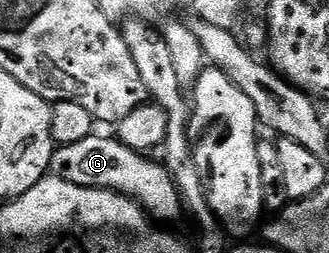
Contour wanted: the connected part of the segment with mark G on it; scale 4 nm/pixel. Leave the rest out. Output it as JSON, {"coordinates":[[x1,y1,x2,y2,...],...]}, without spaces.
{"coordinates":[[93,134,82,138,82,142,59,145,52,154,51,175,74,186,107,188,110,192,120,192,136,201,153,221,161,225,174,223,180,215,183,217,186,209,180,191,163,163,151,155,130,150,130,146,108,136]]}

